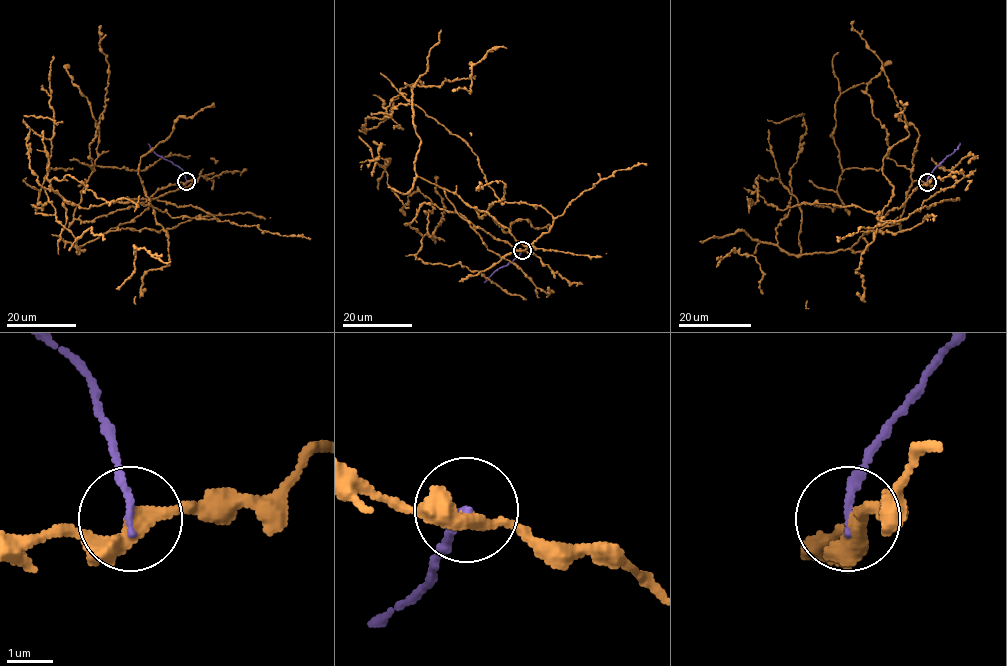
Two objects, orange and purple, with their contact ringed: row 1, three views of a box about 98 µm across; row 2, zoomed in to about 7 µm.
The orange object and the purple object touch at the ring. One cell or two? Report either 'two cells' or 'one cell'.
two cells

